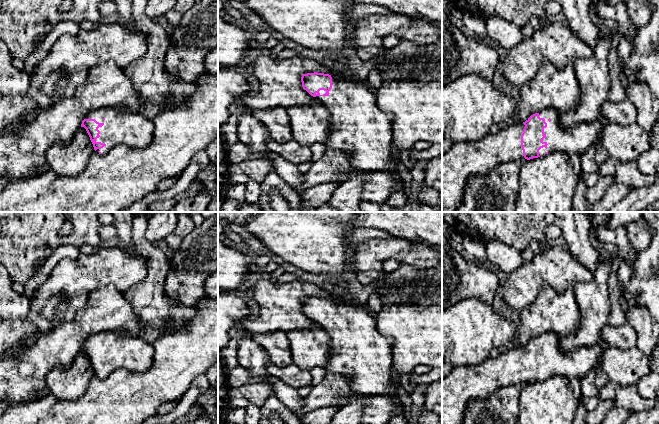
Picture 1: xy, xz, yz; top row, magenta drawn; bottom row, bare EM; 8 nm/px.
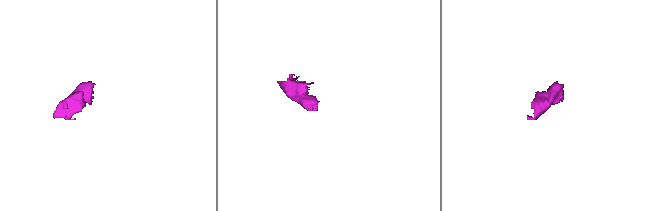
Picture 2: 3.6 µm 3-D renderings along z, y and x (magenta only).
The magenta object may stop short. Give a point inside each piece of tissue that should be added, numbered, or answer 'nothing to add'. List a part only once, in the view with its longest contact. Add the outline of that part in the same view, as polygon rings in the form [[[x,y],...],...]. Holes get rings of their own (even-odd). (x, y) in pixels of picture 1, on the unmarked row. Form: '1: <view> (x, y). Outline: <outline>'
1: xy (121, 351). Outline: [[[107,331],[87,338],[84,343],[95,343],[104,348],[98,352],[100,361],[95,365],[105,370],[97,373],[97,377],[107,378],[118,369],[143,374],[153,364],[153,345],[145,341],[142,335],[131,336],[123,332]]]

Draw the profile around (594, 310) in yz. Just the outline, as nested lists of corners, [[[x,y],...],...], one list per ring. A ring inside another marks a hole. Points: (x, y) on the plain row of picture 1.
[[[608,256],[603,258],[590,281],[576,282],[572,286],[580,310],[580,322],[572,333],[562,338],[560,349],[564,354],[570,354],[574,348],[598,343],[611,311],[610,272],[611,258]]]

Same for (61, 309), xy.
[[[63,302],[58,306],[57,311],[56,311],[58,317],[55,320],[51,321],[52,328],[56,327],[57,325],[59,325],[62,322],[62,318],[65,315],[66,308],[67,308],[66,302]]]

